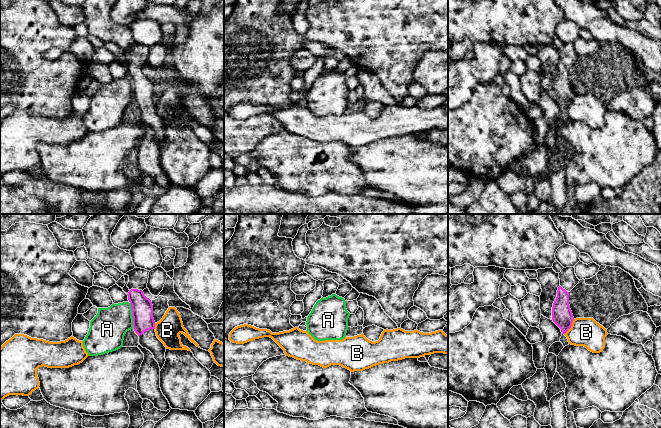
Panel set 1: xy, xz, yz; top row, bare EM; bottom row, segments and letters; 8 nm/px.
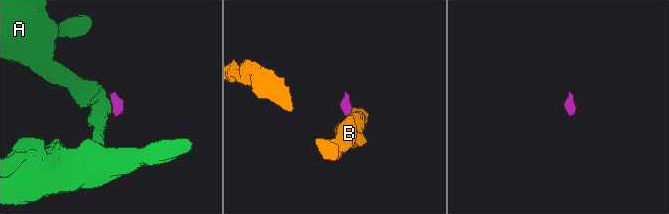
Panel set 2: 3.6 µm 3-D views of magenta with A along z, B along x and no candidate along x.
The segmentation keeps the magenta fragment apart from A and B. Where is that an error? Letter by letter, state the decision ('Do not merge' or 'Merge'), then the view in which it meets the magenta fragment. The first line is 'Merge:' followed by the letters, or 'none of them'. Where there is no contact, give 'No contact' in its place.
Merge: none of them
A: Do not merge. Touches magenta in xy
B: Do not merge. Touches magenta in yz

